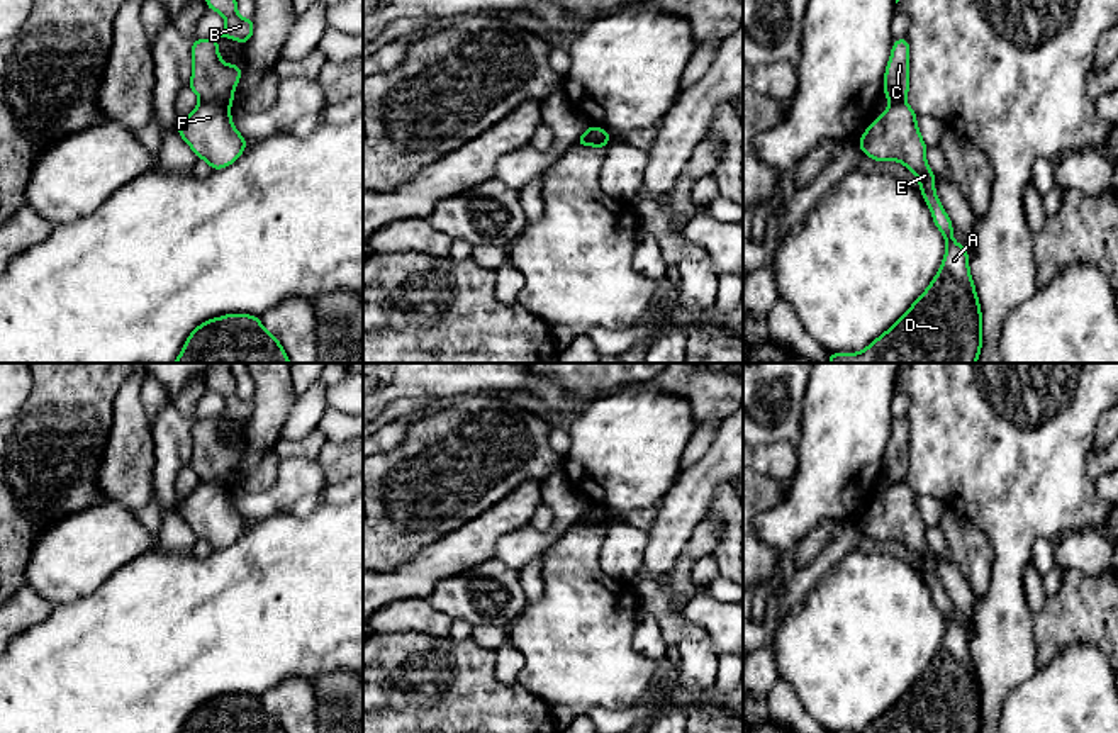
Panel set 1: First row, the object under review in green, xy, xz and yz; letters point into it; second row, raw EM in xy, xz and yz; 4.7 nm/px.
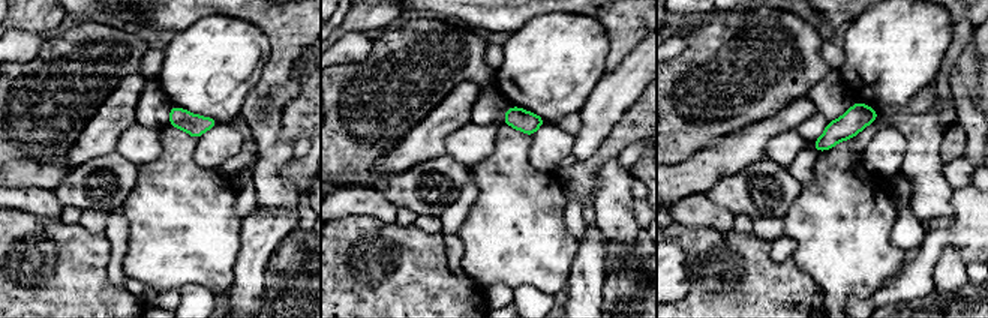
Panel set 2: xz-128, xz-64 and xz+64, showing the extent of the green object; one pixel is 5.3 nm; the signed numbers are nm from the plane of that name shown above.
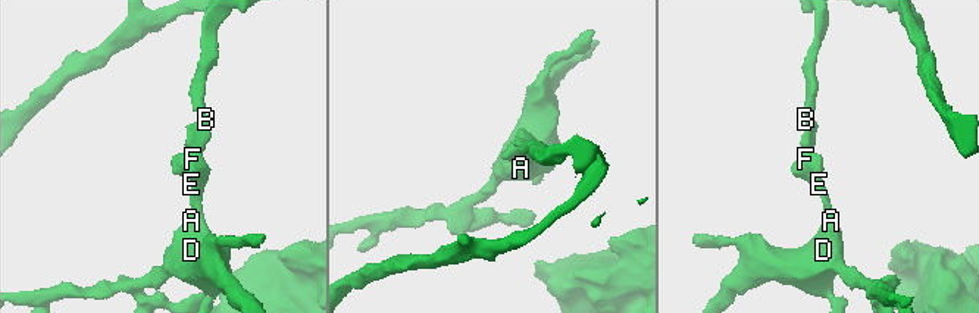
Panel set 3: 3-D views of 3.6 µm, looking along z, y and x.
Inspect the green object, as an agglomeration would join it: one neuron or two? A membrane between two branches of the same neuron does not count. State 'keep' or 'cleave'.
cleave

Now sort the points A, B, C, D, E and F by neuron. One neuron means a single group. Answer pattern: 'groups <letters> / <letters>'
groups A D E F / B C

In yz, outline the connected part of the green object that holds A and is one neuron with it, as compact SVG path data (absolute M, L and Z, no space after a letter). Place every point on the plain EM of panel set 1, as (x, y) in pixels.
M892 482L877 501L869 504L858 526L875 541L899 541L918 557L921 577L931 590L935 606L945 618L945 636L940 650L920 679L860 733L981 733L982 694L974 660L969 653L970 636L953 618L953 604L935 574L935 553L926 543L926 524L916 504L916 492L906 482Z

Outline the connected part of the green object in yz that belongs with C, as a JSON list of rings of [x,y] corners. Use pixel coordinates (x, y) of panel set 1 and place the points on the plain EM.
[[[906,417],[894,421],[882,470],[891,484],[906,480],[909,472],[909,422]]]

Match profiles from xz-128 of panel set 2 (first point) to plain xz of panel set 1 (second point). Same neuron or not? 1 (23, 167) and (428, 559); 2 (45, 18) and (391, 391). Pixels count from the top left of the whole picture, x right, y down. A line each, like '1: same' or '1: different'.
1: different
2: different

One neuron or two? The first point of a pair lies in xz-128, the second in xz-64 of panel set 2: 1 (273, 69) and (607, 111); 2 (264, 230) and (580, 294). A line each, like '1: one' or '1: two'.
1: two
2: one

